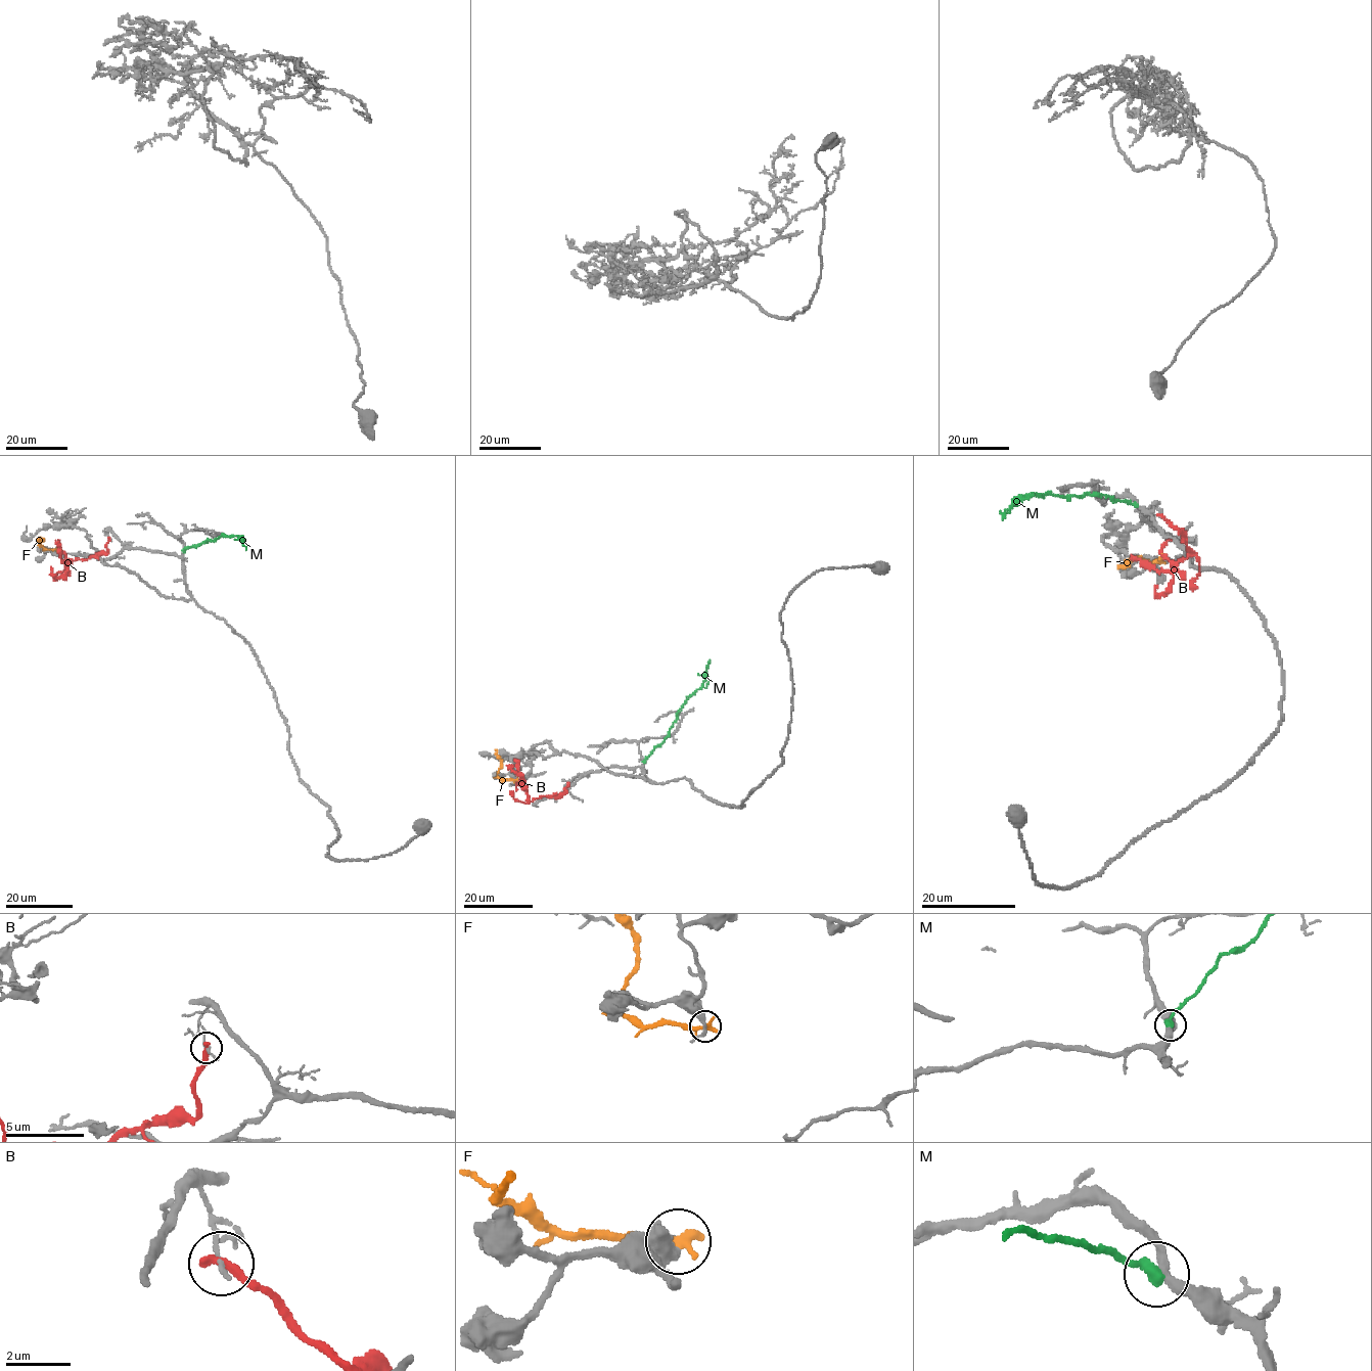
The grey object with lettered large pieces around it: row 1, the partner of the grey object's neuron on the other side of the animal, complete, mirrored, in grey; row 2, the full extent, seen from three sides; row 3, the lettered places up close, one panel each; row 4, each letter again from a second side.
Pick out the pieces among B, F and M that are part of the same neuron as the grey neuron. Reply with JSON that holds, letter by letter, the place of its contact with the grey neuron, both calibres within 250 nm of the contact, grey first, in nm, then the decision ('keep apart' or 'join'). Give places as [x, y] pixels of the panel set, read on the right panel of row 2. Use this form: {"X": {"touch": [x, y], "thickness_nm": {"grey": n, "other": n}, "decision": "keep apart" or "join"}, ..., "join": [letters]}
{"B": {"touch": [1159, 515], "thickness_nm": {"grey": 150, "other": 360}, "decision": "keep apart"}, "F": {"touch": [1161, 556], "thickness_nm": {"grey": 380, "other": 360}, "decision": "keep apart"}, "M": {"touch": [1137, 506], "thickness_nm": {"grey": 320, "other": 400}, "decision": "keep apart"}, "join": []}

